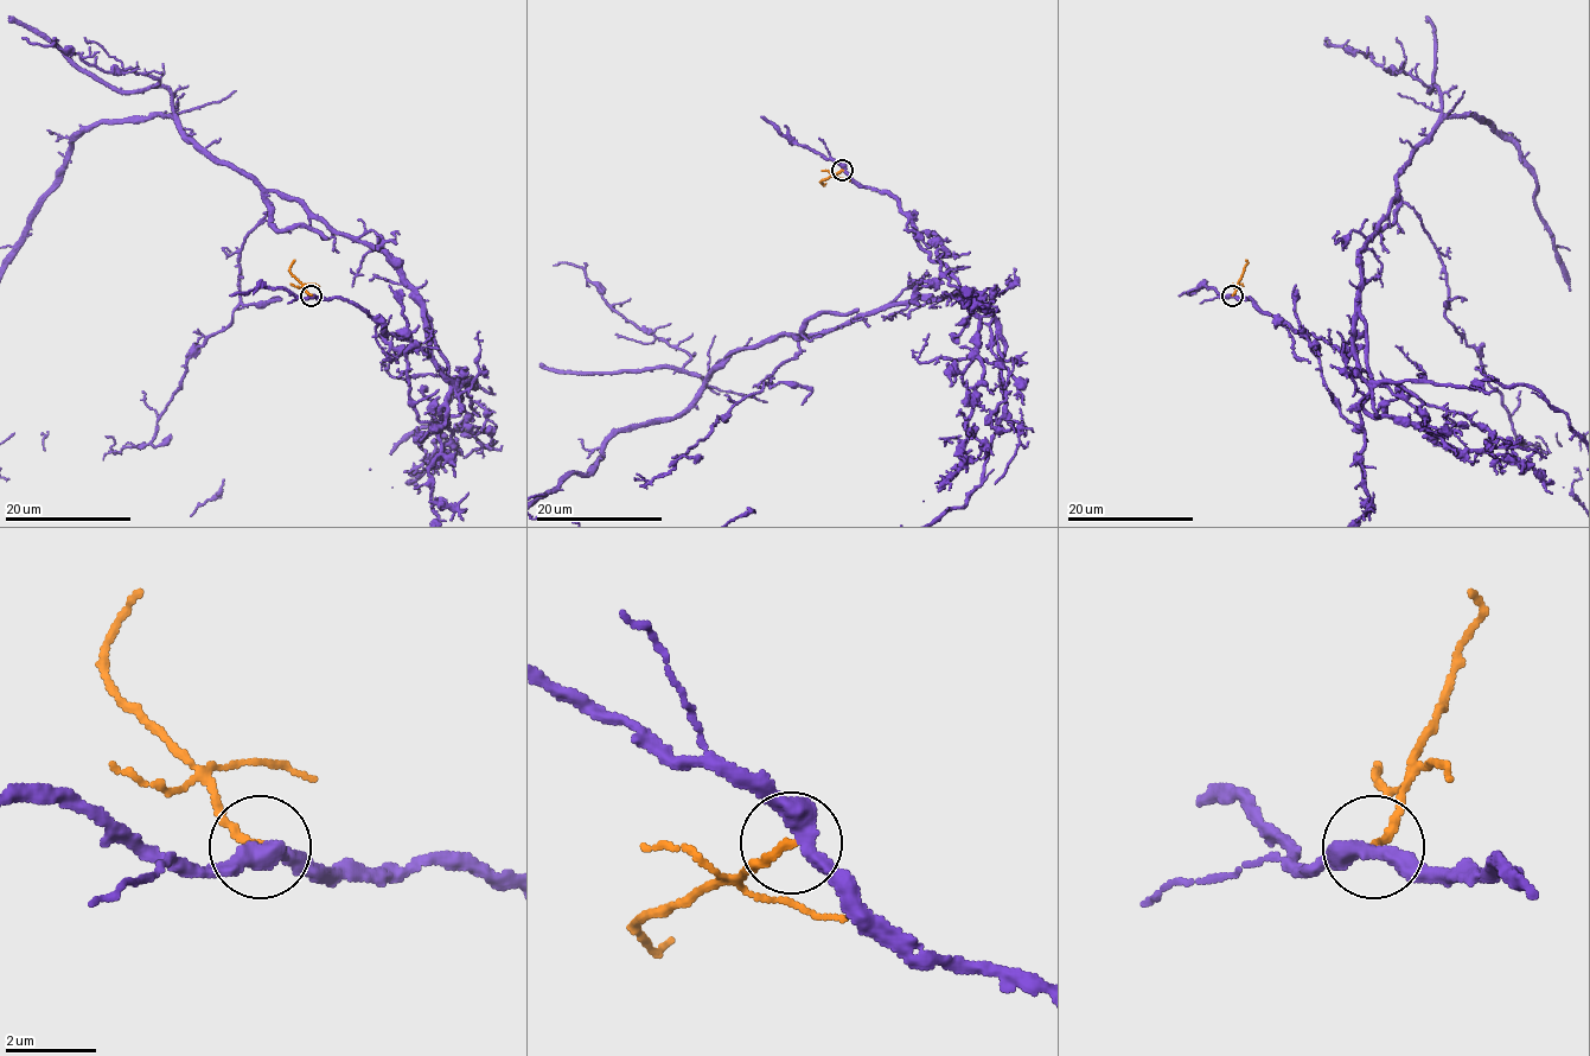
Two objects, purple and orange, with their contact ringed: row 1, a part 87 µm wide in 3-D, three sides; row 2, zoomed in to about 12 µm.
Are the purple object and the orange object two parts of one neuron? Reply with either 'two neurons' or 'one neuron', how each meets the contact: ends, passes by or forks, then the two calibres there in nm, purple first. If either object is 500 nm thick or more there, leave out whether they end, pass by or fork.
one neuron; purple passes by; orange ends; calibres 380 and 190 nm

